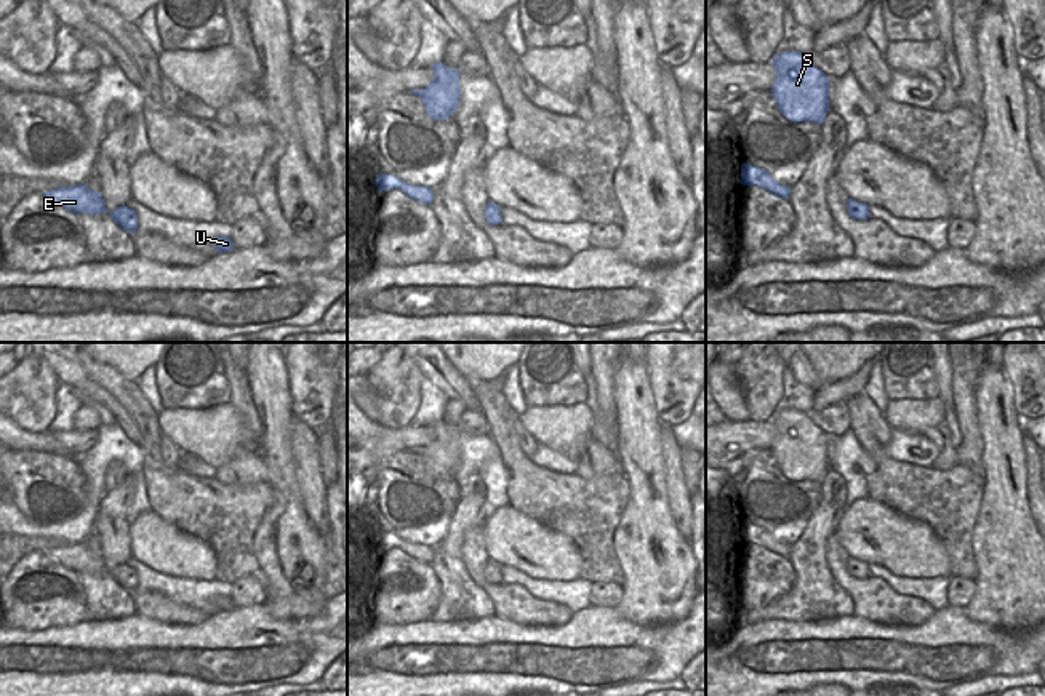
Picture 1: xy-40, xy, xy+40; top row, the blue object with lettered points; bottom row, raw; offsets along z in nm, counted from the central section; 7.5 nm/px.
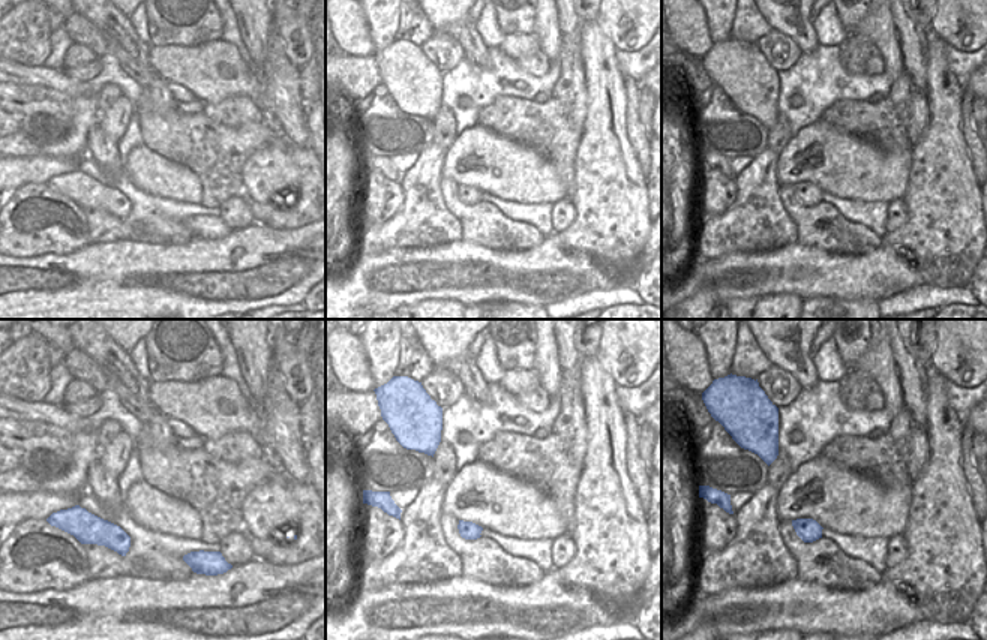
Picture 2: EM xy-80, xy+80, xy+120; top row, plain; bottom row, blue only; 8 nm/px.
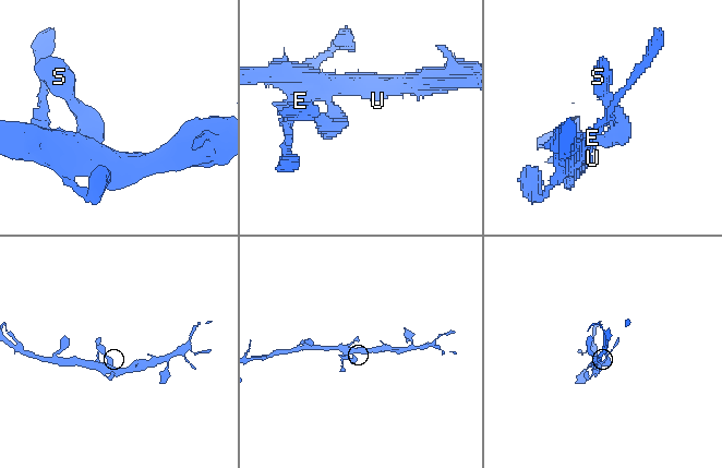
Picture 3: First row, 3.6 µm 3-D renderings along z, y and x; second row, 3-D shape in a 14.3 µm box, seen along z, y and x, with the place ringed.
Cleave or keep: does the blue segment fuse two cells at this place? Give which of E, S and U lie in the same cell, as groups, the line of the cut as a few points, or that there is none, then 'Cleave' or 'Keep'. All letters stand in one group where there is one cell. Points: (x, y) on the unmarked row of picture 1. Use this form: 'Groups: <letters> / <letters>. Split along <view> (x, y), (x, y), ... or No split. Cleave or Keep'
Groups: E S U. No split. Keep.

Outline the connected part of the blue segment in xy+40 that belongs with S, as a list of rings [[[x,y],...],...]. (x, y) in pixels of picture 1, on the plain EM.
[[[783,410],[770,419],[776,429],[771,453],[779,470],[794,482],[823,483],[829,470],[829,437],[807,411]]]

